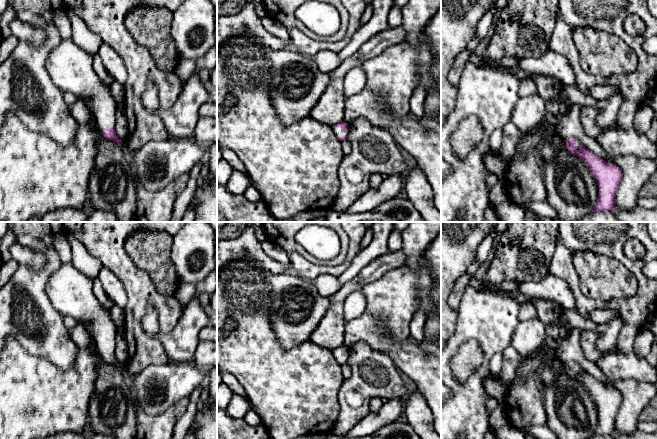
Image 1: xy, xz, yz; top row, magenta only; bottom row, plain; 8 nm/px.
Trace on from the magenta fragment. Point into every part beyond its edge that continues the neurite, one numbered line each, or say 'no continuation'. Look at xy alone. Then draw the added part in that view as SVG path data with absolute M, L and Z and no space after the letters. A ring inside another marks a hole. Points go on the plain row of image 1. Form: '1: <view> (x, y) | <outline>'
1: xy (71, 293) | M72 263L62 264L49 278L45 290L59 313L73 317L88 330L101 355L115 350L117 328L110 311L104 309L95 296L92 279Z

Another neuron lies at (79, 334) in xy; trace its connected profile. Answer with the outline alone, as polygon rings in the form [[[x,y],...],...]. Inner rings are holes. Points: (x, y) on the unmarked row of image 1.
[[[77,323],[75,327],[69,329],[69,334],[78,348],[96,348],[88,330]]]

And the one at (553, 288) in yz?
[[[550,273],[539,282],[521,283],[519,291],[526,296],[551,300],[561,308],[575,308],[575,297],[568,284]]]

